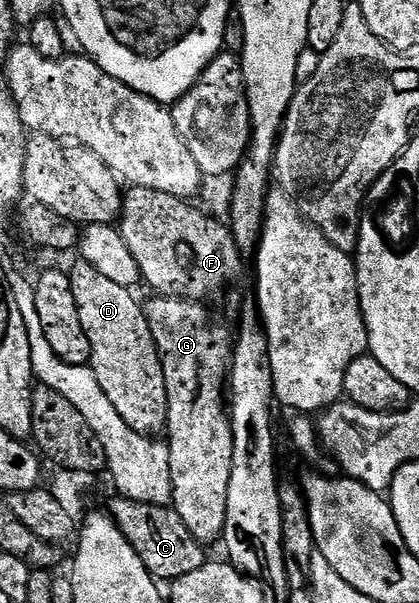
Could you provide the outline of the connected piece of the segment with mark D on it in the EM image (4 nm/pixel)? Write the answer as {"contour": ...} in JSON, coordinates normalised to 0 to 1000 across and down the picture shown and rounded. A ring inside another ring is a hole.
{"contour":[[[196,430],[184,431],[184,439],[167,446],[172,461],[172,484],[167,498],[181,504],[177,522],[196,536],[196,549],[205,549],[205,562],[215,562],[220,595],[215,610],[234,629],[234,642],[253,648],[253,662],[272,668],[272,682],[301,695],[301,701],[320,715],[344,725],[370,726],[389,720],[401,710],[401,657],[396,655],[396,629],[391,610],[382,600],[382,584],[363,561],[353,541],[353,522],[341,504],[325,501],[325,486],[301,476],[282,476],[253,456],[241,456],[227,443],[215,443]]]}

